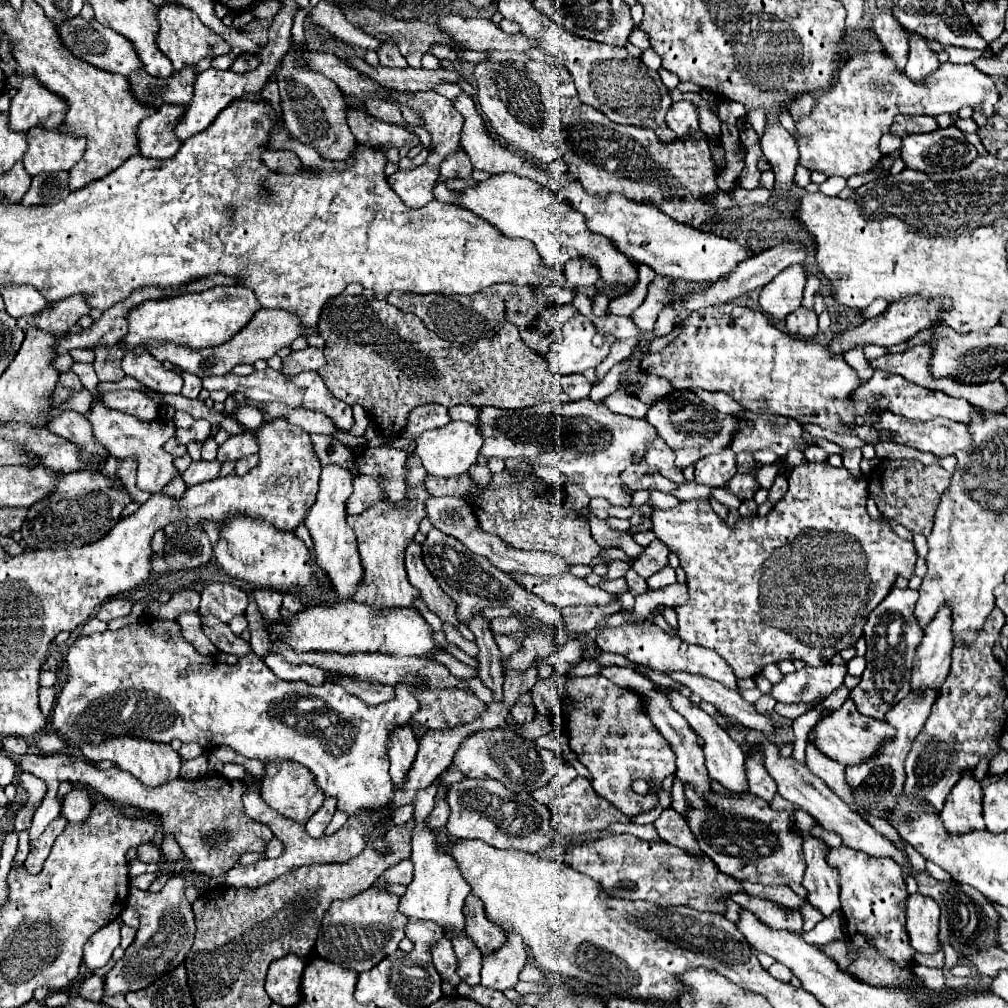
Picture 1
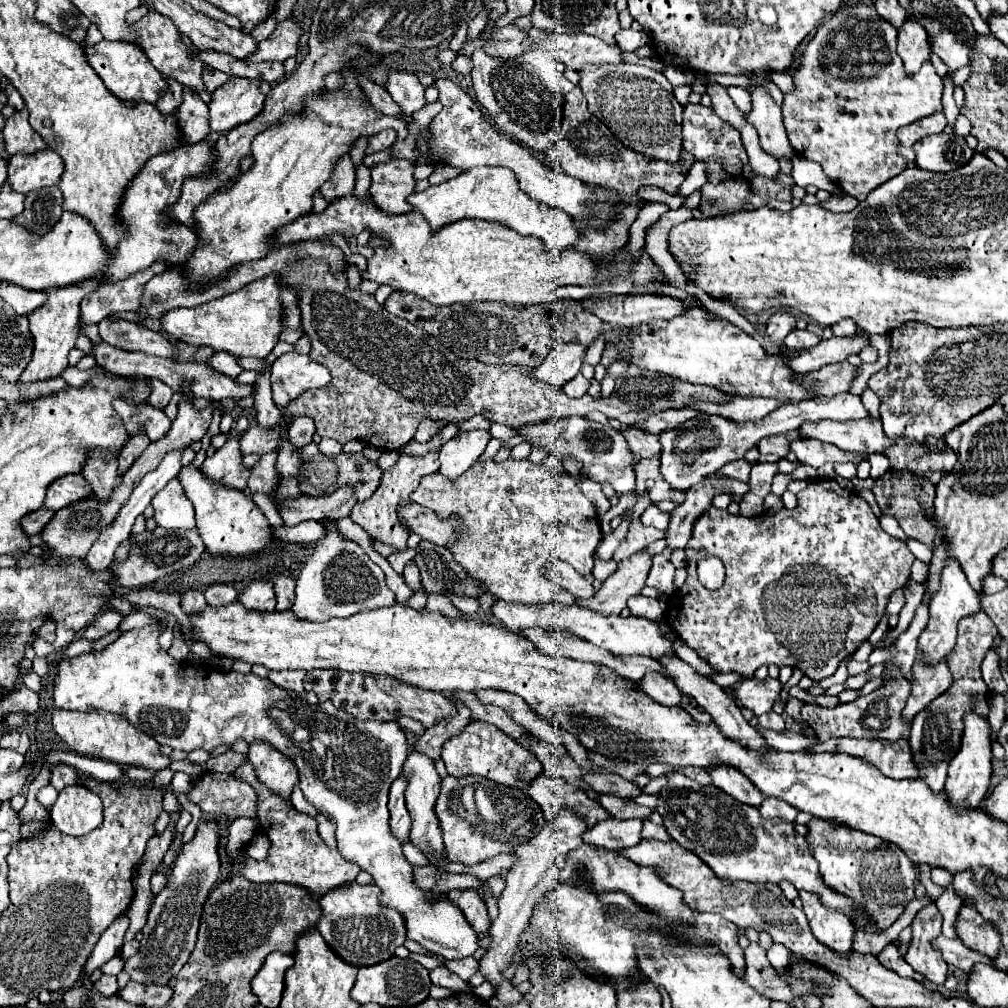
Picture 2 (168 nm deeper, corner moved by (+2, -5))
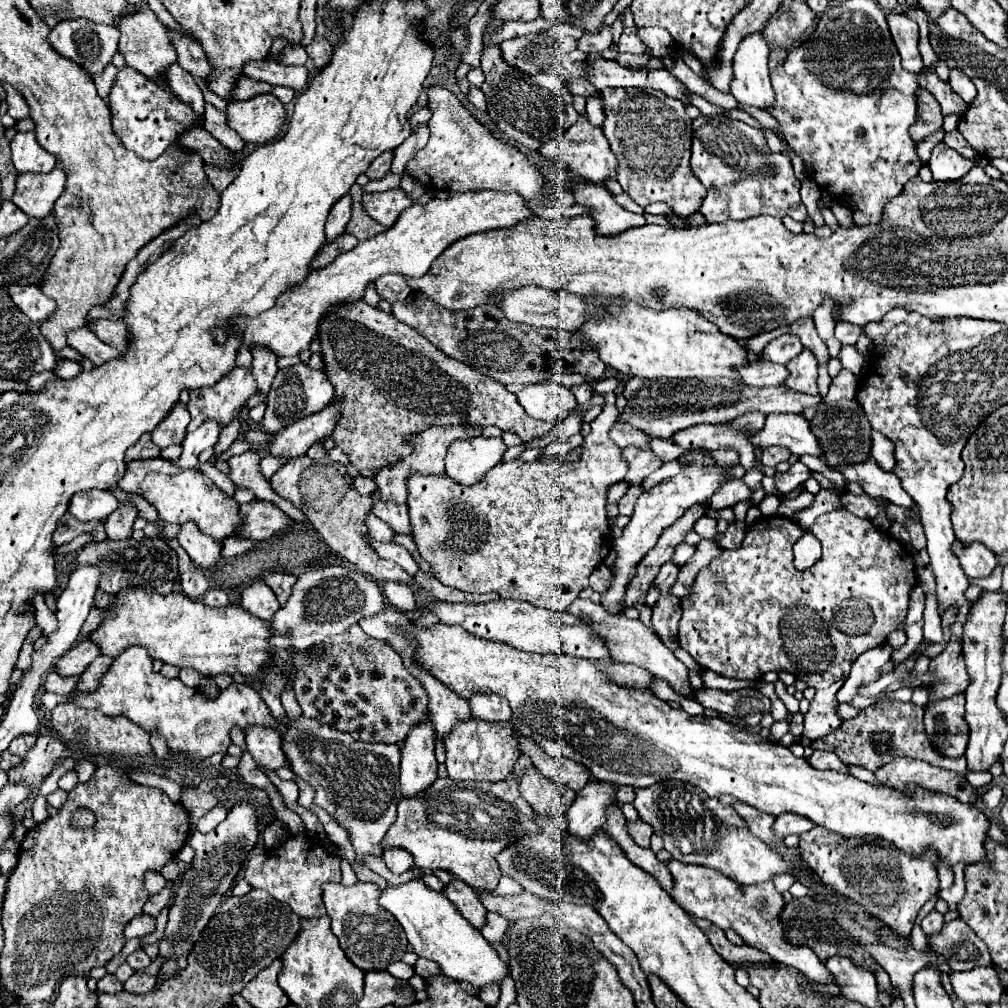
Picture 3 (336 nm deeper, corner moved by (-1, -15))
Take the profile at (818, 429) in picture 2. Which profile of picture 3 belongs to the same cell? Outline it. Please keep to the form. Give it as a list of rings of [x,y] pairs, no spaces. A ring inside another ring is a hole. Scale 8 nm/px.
[[[768,414],[764,428],[752,438],[752,444],[768,448],[768,446],[786,446],[796,456],[818,456],[824,458],[820,442],[816,440],[812,428],[808,428],[808,420],[800,414]]]

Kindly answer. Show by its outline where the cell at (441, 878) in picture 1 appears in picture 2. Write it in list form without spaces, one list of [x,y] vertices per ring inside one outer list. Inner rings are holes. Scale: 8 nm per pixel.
[[[409,752],[405,764],[403,764],[403,772],[401,776],[407,780],[407,788],[405,788],[405,802],[407,802],[407,810],[413,818],[413,826],[411,826],[411,838],[413,844],[423,852],[423,854],[433,854],[437,858],[443,858],[443,838],[441,838],[441,828],[437,822],[437,816],[433,812],[435,800],[437,800],[437,790],[441,784],[441,778],[433,766],[433,760],[423,754],[423,752]]]

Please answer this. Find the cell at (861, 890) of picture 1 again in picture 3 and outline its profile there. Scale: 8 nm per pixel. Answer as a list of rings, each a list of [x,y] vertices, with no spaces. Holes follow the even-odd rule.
[[[814,826],[810,832],[800,836],[800,856],[804,856],[806,864],[824,884],[832,886],[842,896],[856,900],[856,904],[864,904],[868,912],[894,932],[900,932],[900,936],[910,936],[916,914],[938,894],[936,856],[906,856],[894,844],[874,836],[846,838]]]

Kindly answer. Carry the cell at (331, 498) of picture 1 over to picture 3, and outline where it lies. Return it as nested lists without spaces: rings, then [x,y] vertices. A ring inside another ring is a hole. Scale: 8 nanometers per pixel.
[[[326,566],[300,574],[286,606],[280,608],[272,618],[274,628],[272,644],[278,650],[278,654],[272,664],[274,668],[262,674],[260,678],[262,684],[266,684],[274,694],[280,694],[284,686],[290,682],[290,678],[284,674],[280,666],[280,662],[288,660],[288,648],[294,650],[312,648],[328,636],[346,632],[352,624],[358,624],[364,616],[380,614],[384,608],[388,608],[388,602],[382,594],[382,586],[352,566]]]

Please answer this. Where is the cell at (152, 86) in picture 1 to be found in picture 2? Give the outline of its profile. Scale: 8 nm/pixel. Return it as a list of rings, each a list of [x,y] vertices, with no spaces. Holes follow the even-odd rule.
[[[209,68],[203,70],[203,78],[205,78],[205,86],[207,86],[209,92],[217,90],[217,88],[223,86],[227,80],[231,80],[229,74],[223,74],[223,72],[219,72],[219,70],[209,70]]]

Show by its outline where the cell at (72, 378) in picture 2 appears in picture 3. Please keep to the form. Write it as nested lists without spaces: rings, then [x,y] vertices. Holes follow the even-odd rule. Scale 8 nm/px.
[[[44,372],[44,374],[34,374],[30,380],[26,380],[26,384],[32,388],[32,390],[36,390],[36,392],[40,392],[48,382],[52,382],[52,380],[56,380],[58,376],[54,374],[54,372]]]

